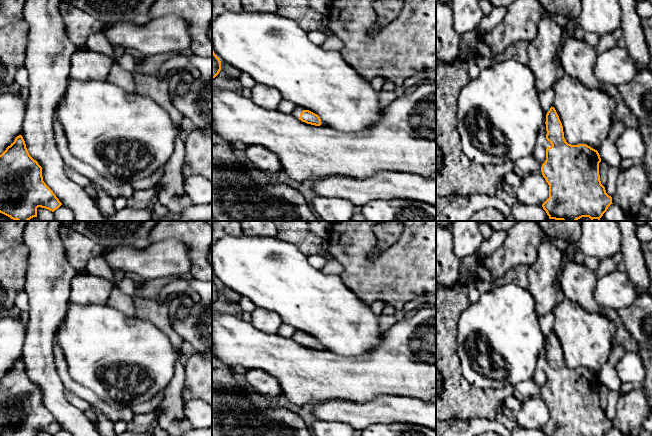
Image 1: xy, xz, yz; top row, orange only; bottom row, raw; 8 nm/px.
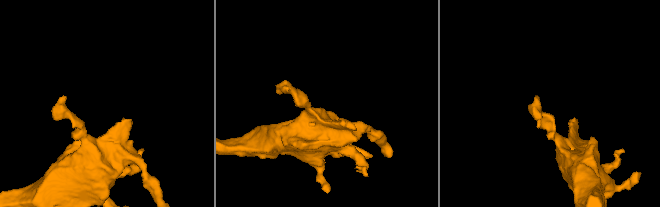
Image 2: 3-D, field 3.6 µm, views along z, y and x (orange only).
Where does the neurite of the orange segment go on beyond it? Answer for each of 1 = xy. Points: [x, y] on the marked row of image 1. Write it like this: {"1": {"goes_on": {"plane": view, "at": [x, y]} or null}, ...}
{"1": {"goes_on": null}}

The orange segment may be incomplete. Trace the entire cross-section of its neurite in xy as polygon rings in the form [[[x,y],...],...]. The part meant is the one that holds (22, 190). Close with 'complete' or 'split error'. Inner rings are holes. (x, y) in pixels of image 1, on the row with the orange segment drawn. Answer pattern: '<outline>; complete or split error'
[[[22,135],[0,155],[0,213],[17,221],[37,217],[37,208],[52,212],[62,203],[43,181],[42,167],[34,160]]]; complete

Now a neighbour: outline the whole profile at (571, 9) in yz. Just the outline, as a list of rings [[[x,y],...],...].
[[[538,0],[542,7],[553,15],[576,19],[581,12],[581,0]]]

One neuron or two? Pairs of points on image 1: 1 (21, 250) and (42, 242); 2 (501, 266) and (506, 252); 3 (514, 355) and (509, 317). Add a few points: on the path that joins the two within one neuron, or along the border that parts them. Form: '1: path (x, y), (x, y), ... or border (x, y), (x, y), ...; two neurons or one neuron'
1: border (23, 242), (27, 249), (26, 272); two neurons
2: path (501, 263), (506, 255); one neuron
3: path (509, 346), (509, 326); one neuron

